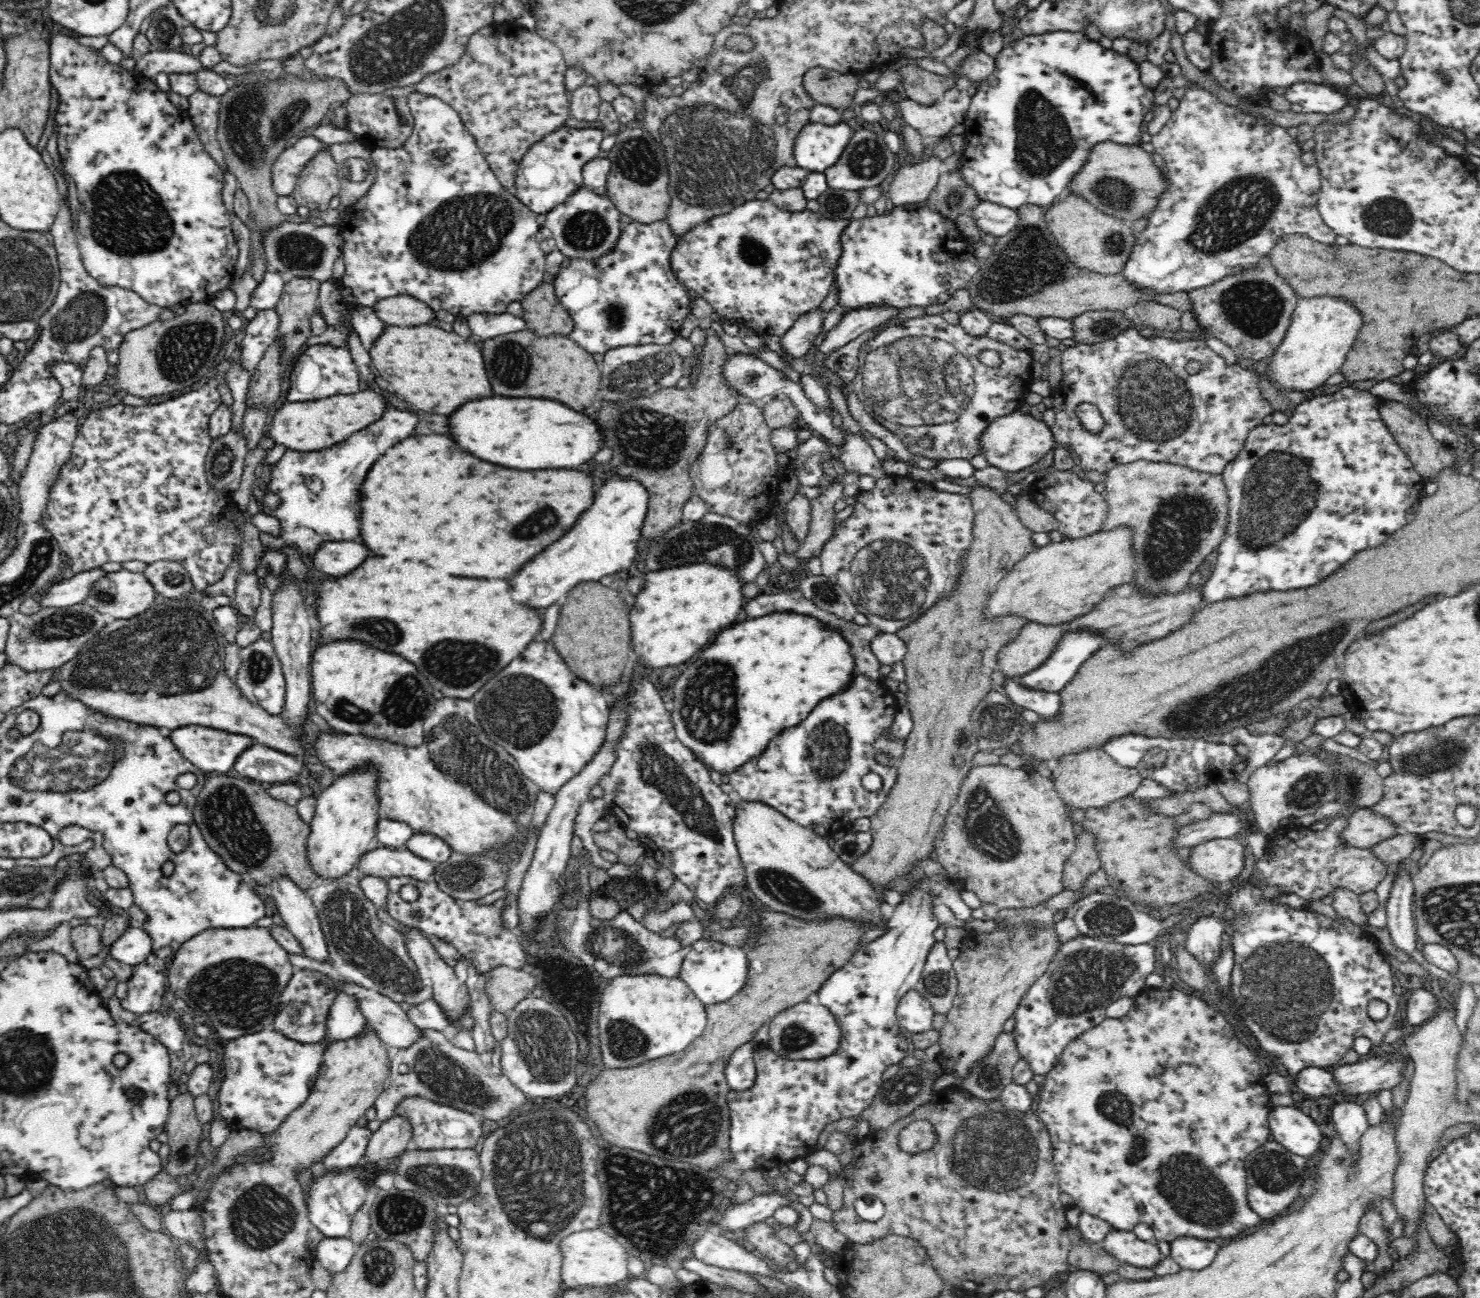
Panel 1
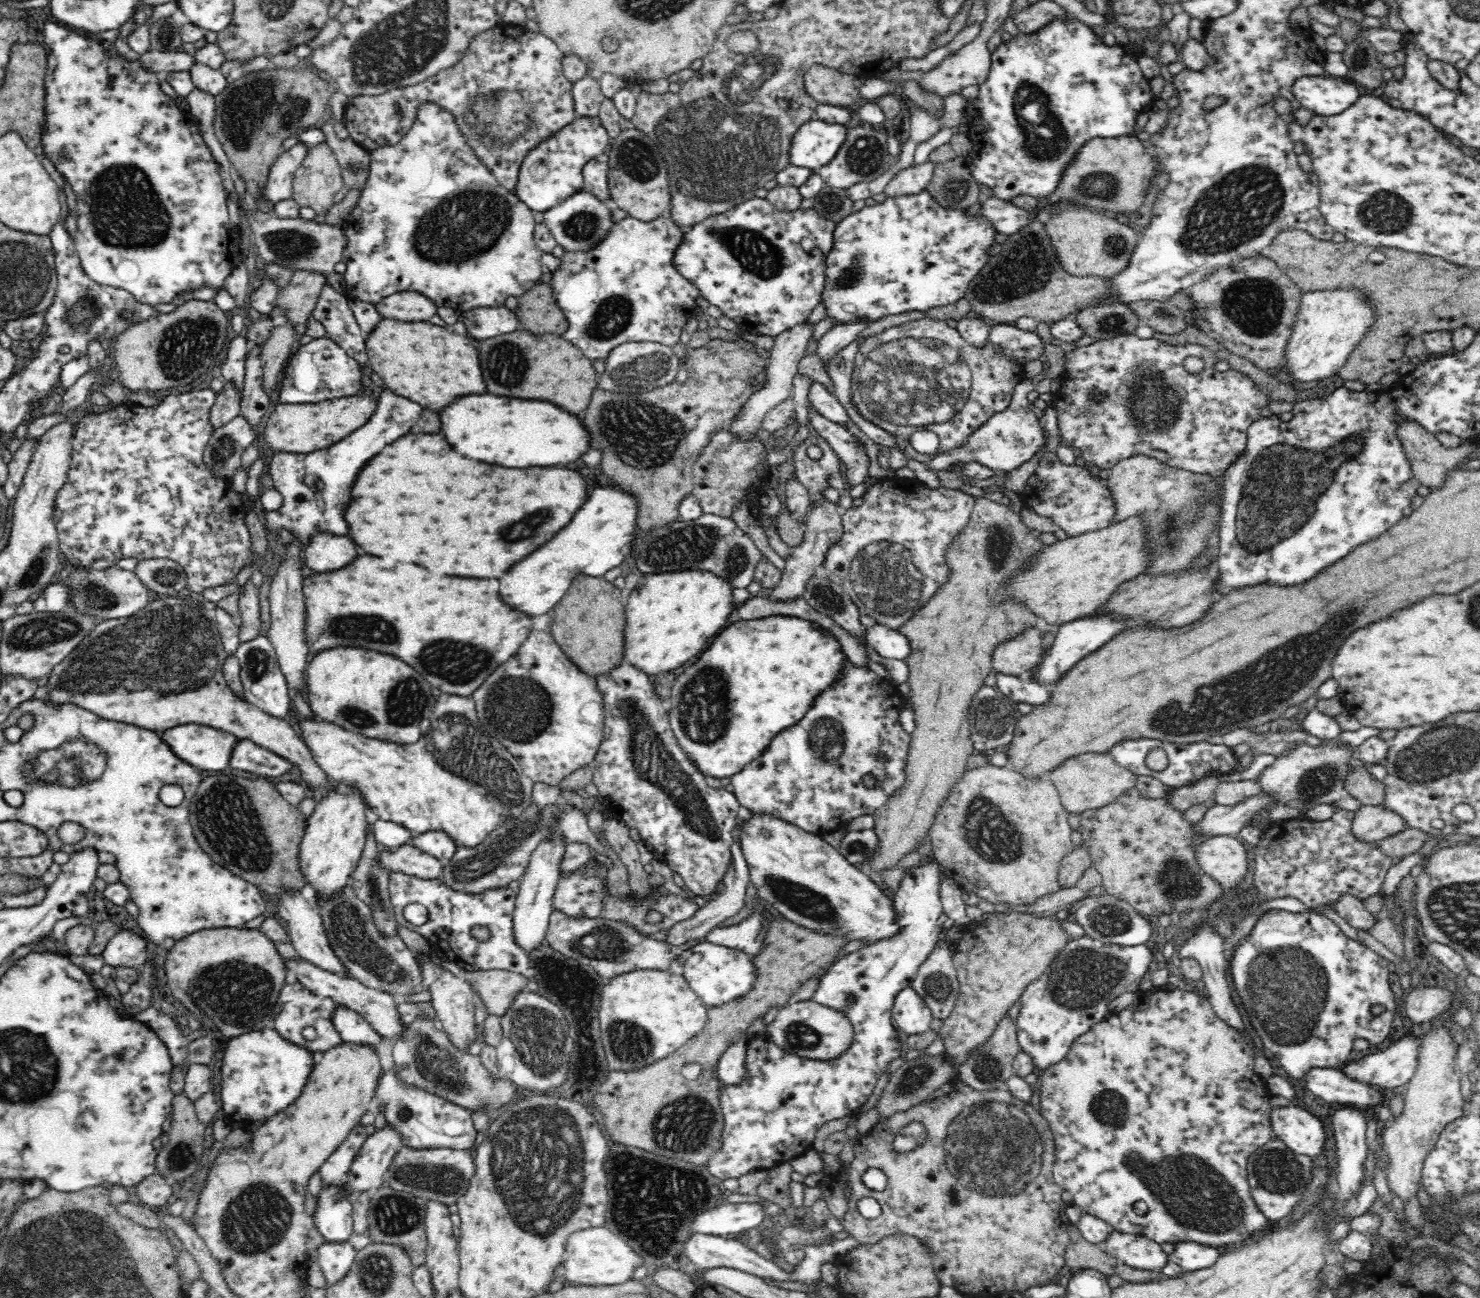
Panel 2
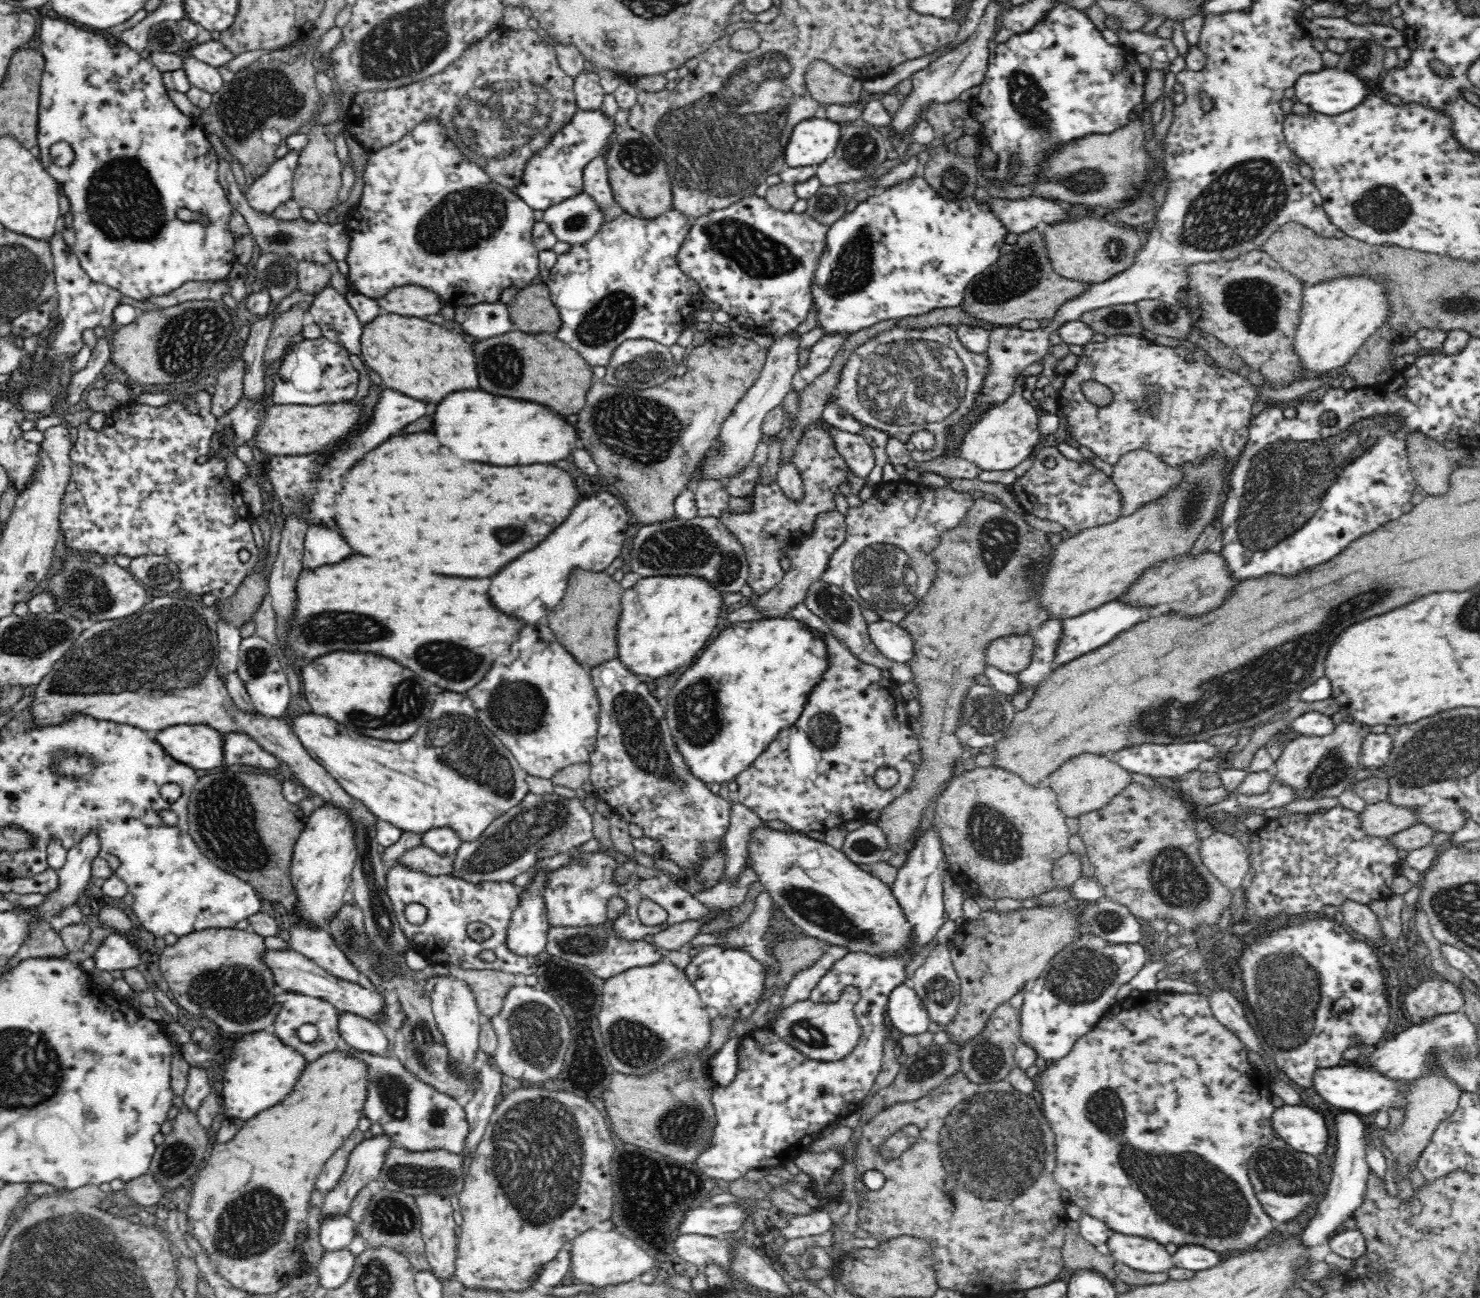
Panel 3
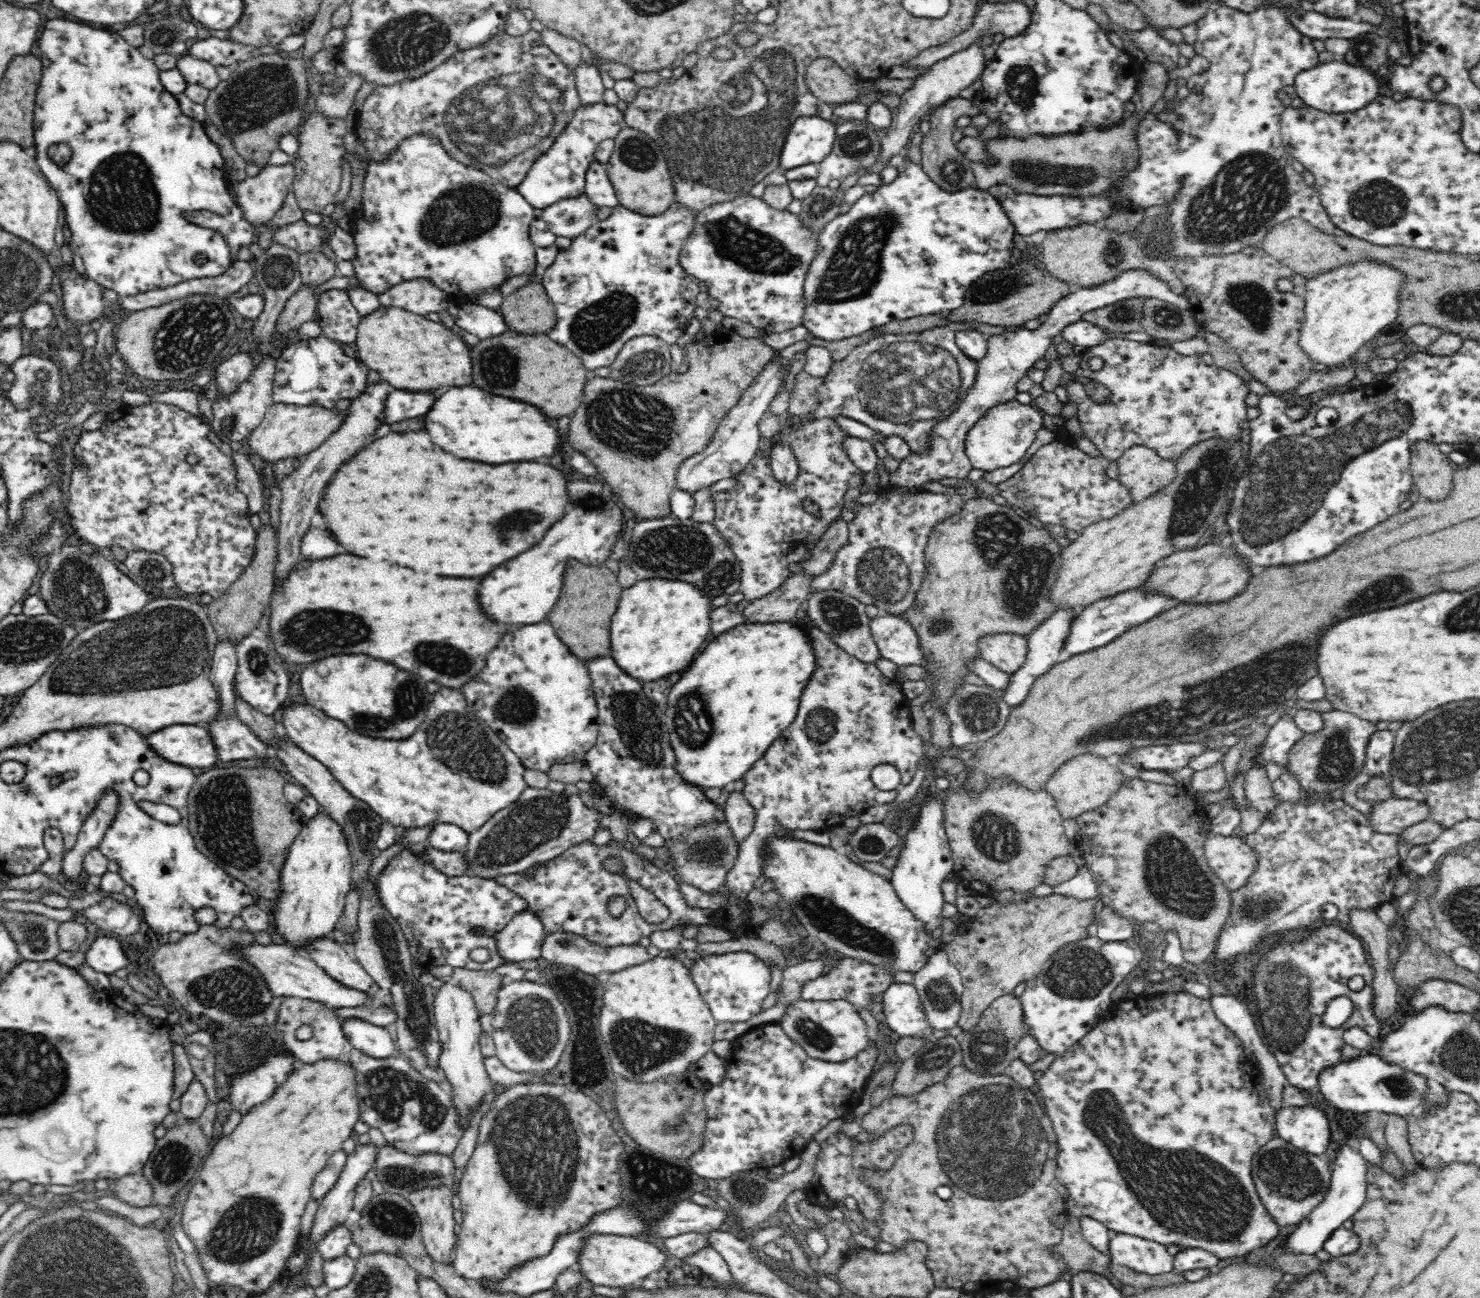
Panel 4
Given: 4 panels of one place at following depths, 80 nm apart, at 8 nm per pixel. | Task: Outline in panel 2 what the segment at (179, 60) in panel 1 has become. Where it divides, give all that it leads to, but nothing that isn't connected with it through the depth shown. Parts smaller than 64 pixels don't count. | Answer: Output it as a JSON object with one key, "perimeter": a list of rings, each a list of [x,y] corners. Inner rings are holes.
{"perimeter":[[[188,48],[170,50],[170,52],[150,50],[141,54],[138,61],[142,69],[159,75],[165,75],[168,72],[191,72],[191,68],[196,65],[194,54]]]}

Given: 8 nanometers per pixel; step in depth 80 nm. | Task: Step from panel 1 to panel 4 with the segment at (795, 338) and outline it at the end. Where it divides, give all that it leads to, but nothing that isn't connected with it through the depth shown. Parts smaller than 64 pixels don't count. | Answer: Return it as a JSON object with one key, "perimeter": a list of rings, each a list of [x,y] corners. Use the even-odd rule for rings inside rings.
{"perimeter":[[[774,349],[774,358],[762,368],[752,384],[742,394],[742,398],[738,400],[738,405],[731,409],[729,414],[720,422],[720,426],[716,429],[716,434],[712,438],[712,442],[708,444],[700,454],[687,458],[678,468],[677,486],[682,490],[695,493],[700,488],[711,486],[715,482],[726,478],[736,477],[758,452],[760,439],[760,420],[766,414],[772,402],[783,390],[785,379],[789,373],[789,369],[783,367],[781,350]]]}

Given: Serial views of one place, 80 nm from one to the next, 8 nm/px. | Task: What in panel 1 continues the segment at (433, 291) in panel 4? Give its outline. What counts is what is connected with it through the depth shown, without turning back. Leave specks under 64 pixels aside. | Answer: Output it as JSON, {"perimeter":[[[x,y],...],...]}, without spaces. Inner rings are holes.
{"perimeter":[[[394,295],[376,302],[376,316],[388,326],[413,327],[428,324],[435,312],[426,303],[410,295]]]}

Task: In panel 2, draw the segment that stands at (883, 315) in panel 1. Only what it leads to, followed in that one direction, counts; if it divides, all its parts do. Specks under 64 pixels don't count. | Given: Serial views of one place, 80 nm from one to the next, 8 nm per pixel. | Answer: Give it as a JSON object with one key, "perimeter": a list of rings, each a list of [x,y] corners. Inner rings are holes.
{"perimeter":[[[852,320],[844,324],[835,324],[825,335],[818,339],[816,351],[822,362],[830,360],[836,352],[840,352],[844,346],[854,342],[859,334],[871,323],[870,320]]]}

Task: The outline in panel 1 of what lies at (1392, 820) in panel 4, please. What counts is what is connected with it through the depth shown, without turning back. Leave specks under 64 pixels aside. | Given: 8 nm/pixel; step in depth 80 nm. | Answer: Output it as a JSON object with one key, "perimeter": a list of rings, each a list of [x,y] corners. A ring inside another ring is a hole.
{"perimeter":[[[1352,809],[1338,841],[1342,847],[1371,849],[1379,842],[1400,834],[1402,830],[1390,819],[1374,815],[1370,809]]]}

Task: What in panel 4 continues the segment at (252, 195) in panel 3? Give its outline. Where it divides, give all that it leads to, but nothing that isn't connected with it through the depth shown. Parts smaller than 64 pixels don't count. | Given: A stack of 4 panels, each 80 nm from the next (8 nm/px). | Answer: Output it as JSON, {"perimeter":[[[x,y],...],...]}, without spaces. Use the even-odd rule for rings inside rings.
{"perimeter":[[[290,155],[287,163],[282,165],[268,164],[256,176],[246,177],[242,182],[235,183],[233,189],[237,192],[236,206],[242,209],[244,217],[255,230],[271,221],[275,212],[283,205],[285,196],[292,191],[295,175],[293,160],[294,155]]]}

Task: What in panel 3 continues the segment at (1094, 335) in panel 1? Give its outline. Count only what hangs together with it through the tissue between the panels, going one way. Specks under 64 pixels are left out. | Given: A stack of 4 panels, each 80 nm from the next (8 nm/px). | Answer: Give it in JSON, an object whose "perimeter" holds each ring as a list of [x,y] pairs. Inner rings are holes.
{"perimeter":[[[1134,304],[1110,305],[1081,314],[1078,320],[1088,325],[1096,334],[1106,337],[1137,335],[1142,331],[1138,307]]]}

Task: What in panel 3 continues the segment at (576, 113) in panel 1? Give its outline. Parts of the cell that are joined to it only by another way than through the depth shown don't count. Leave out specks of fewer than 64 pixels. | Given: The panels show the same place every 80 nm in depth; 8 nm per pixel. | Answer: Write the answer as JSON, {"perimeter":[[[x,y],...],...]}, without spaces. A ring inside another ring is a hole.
{"perimeter":[[[589,67],[575,78],[573,91],[577,111],[595,111],[601,107],[605,93],[596,73]]]}

